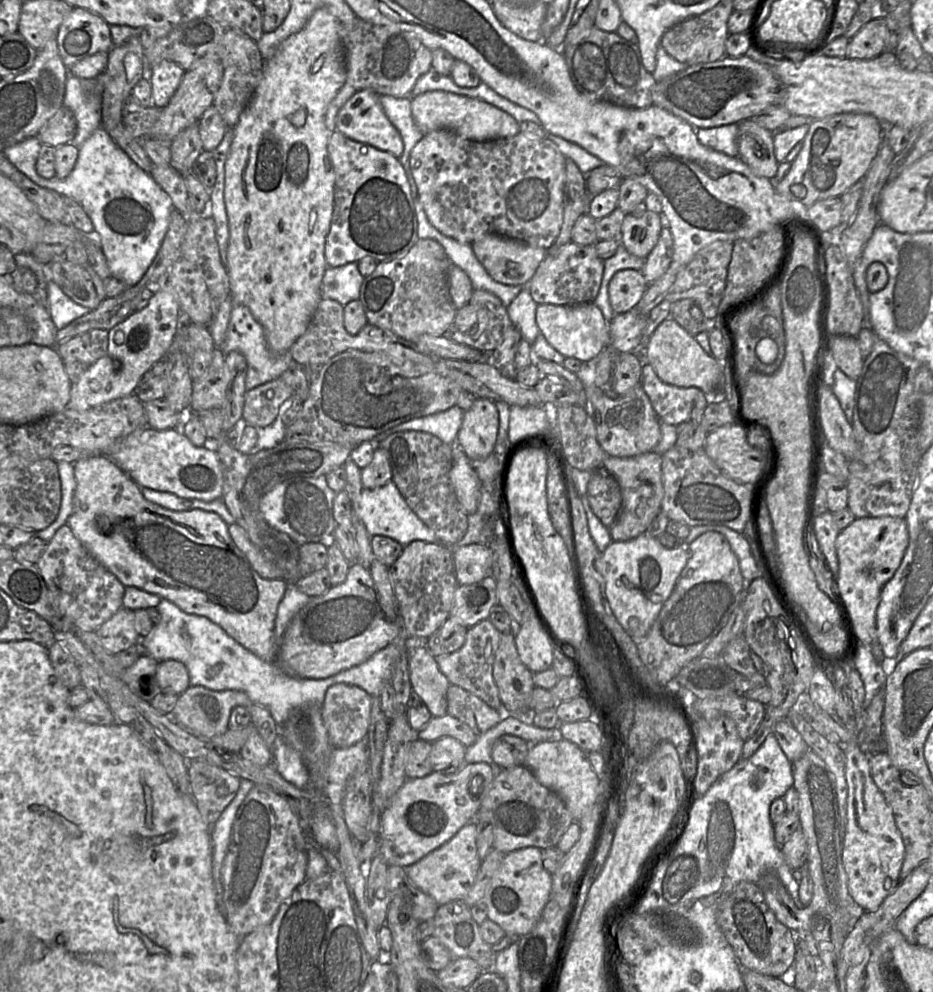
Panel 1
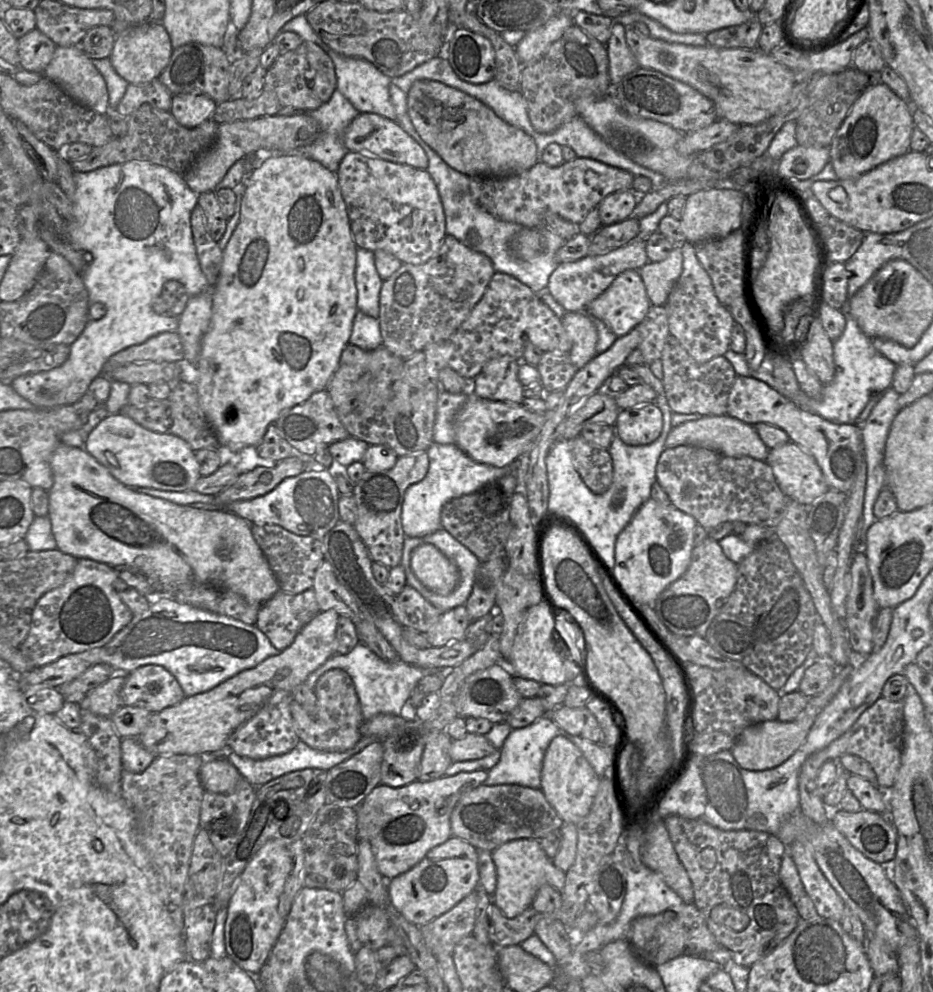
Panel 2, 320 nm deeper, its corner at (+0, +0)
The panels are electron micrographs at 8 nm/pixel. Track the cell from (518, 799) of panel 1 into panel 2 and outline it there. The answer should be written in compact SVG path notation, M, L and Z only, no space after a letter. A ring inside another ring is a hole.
M482 784L465 793L453 809L450 822L453 836L487 851L516 839L540 840L563 824L541 789L516 784Z

